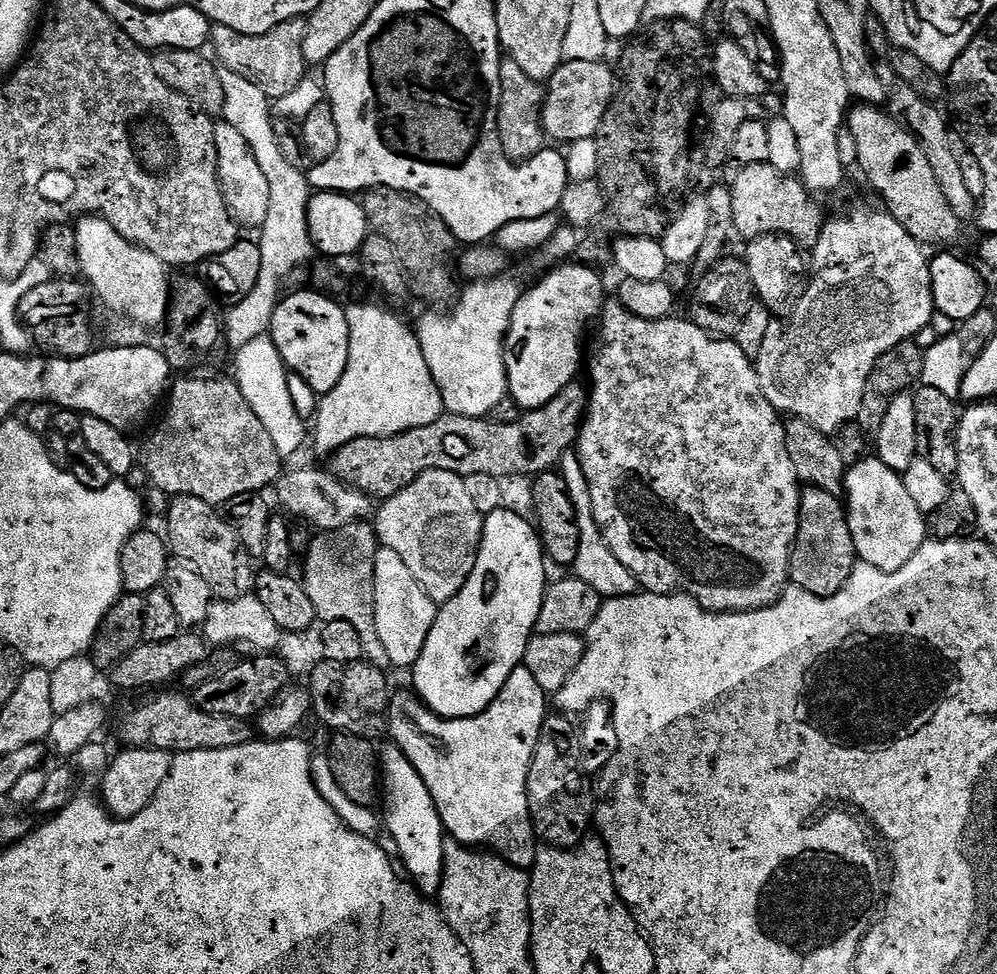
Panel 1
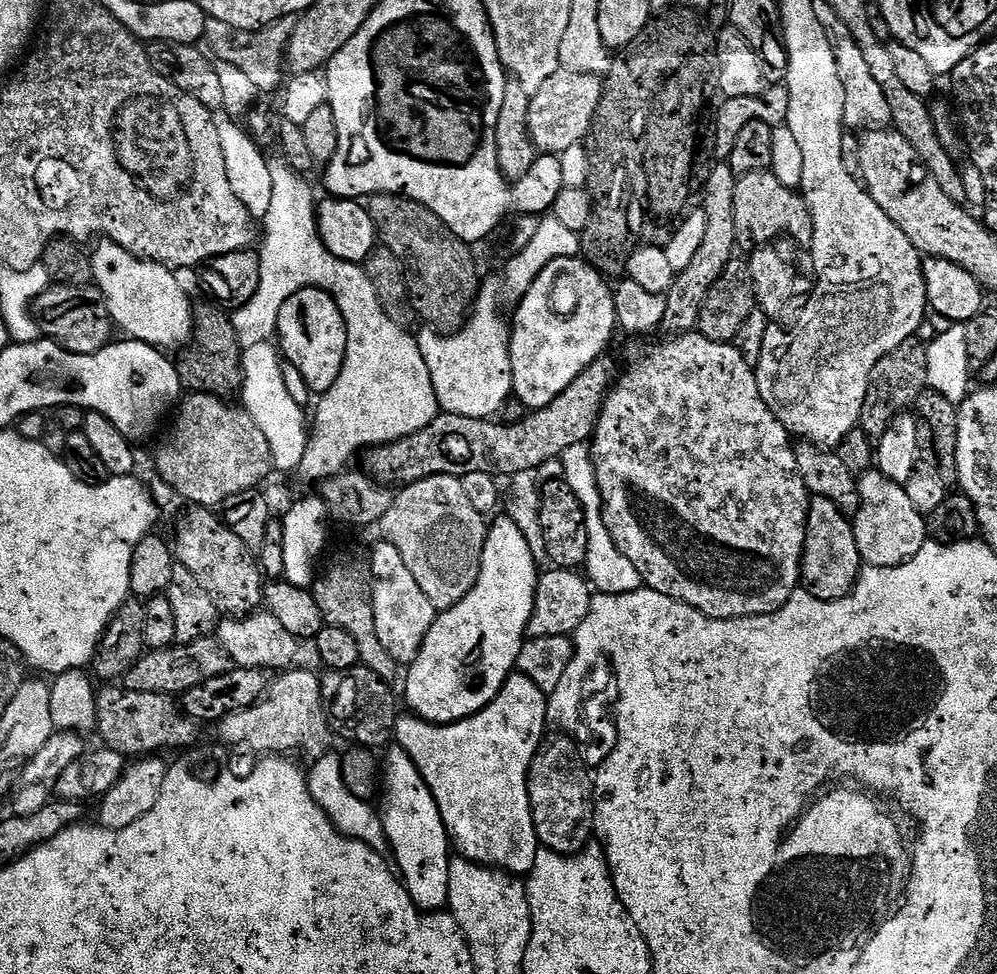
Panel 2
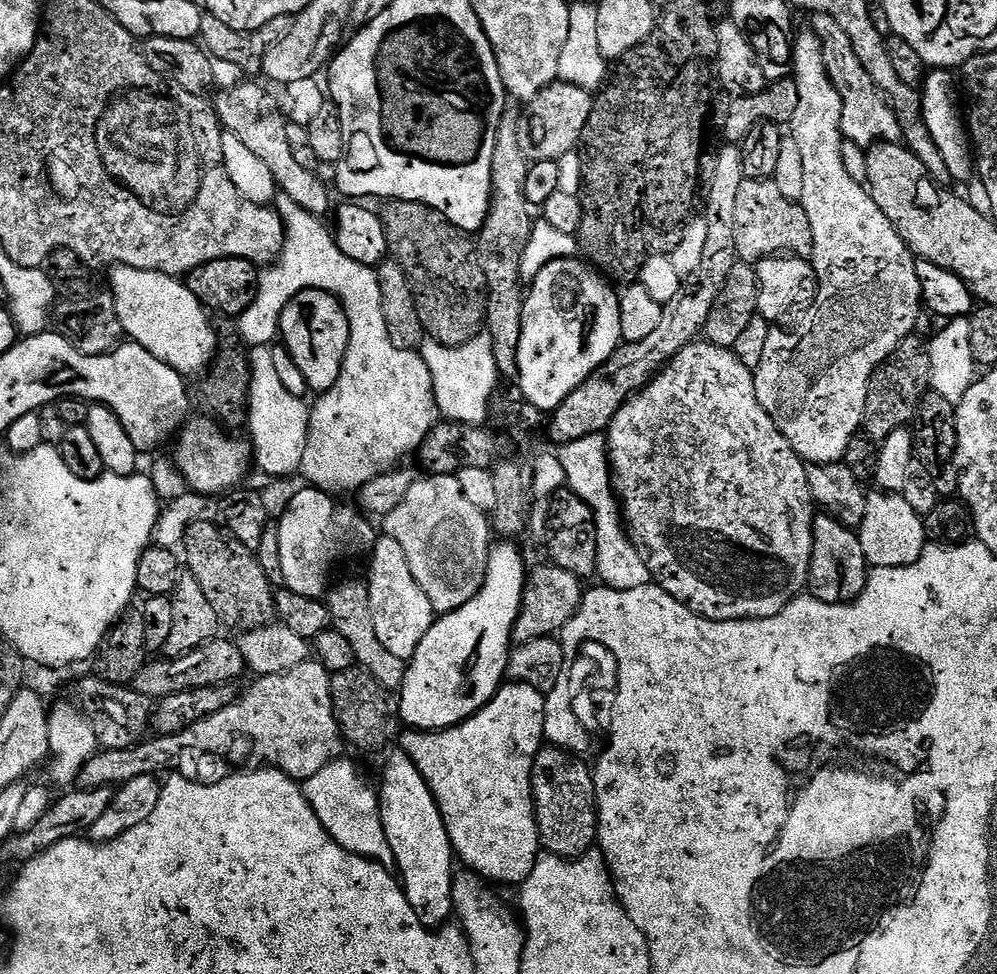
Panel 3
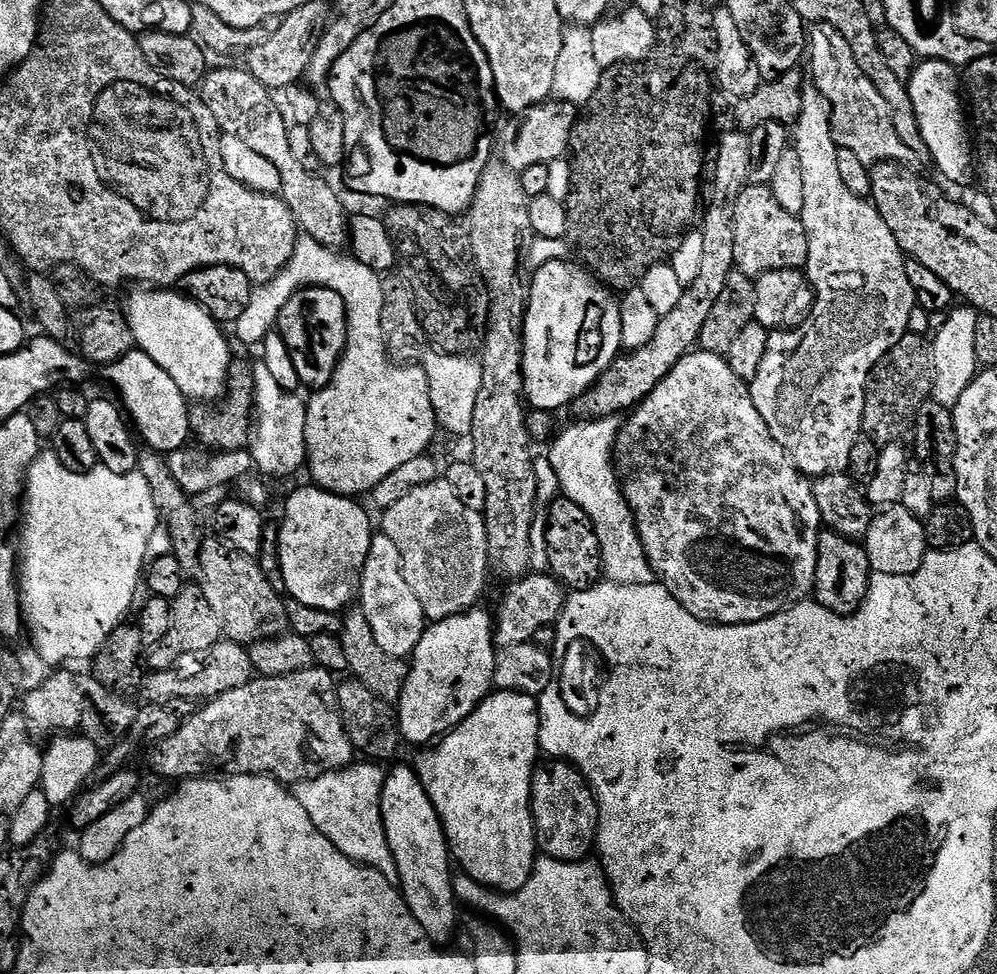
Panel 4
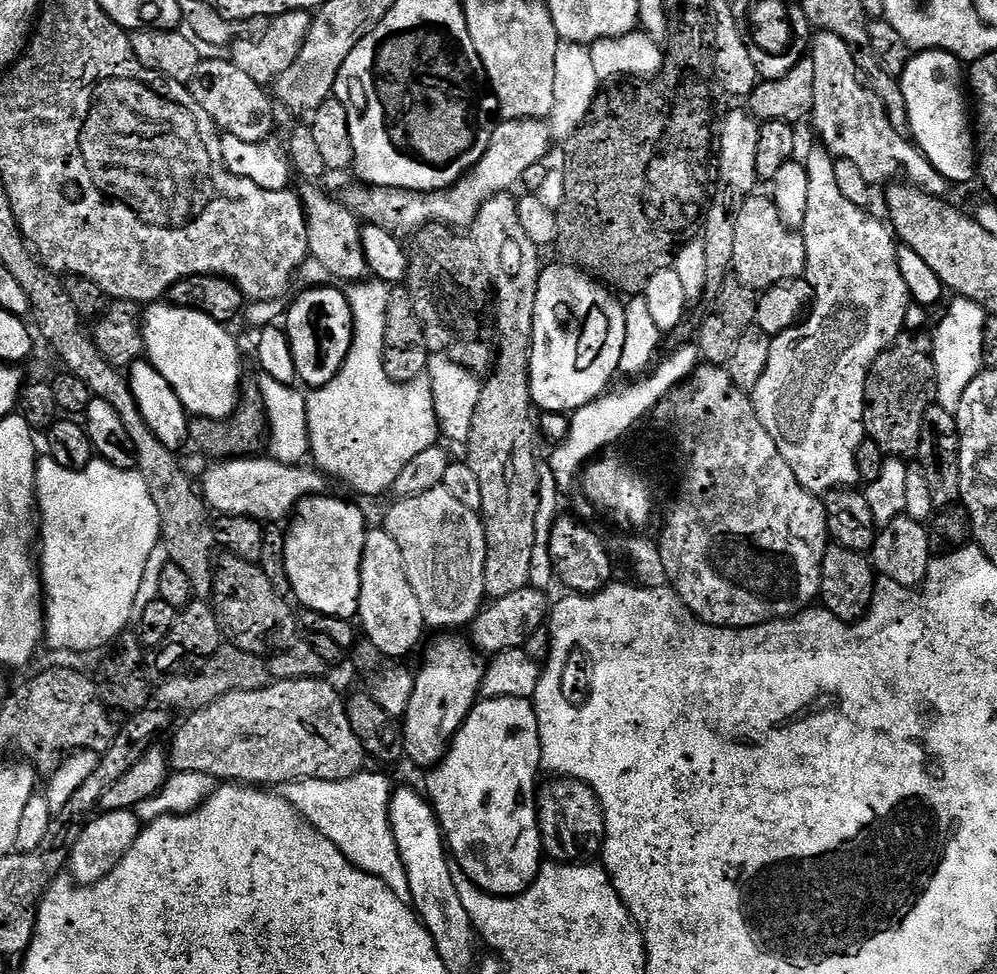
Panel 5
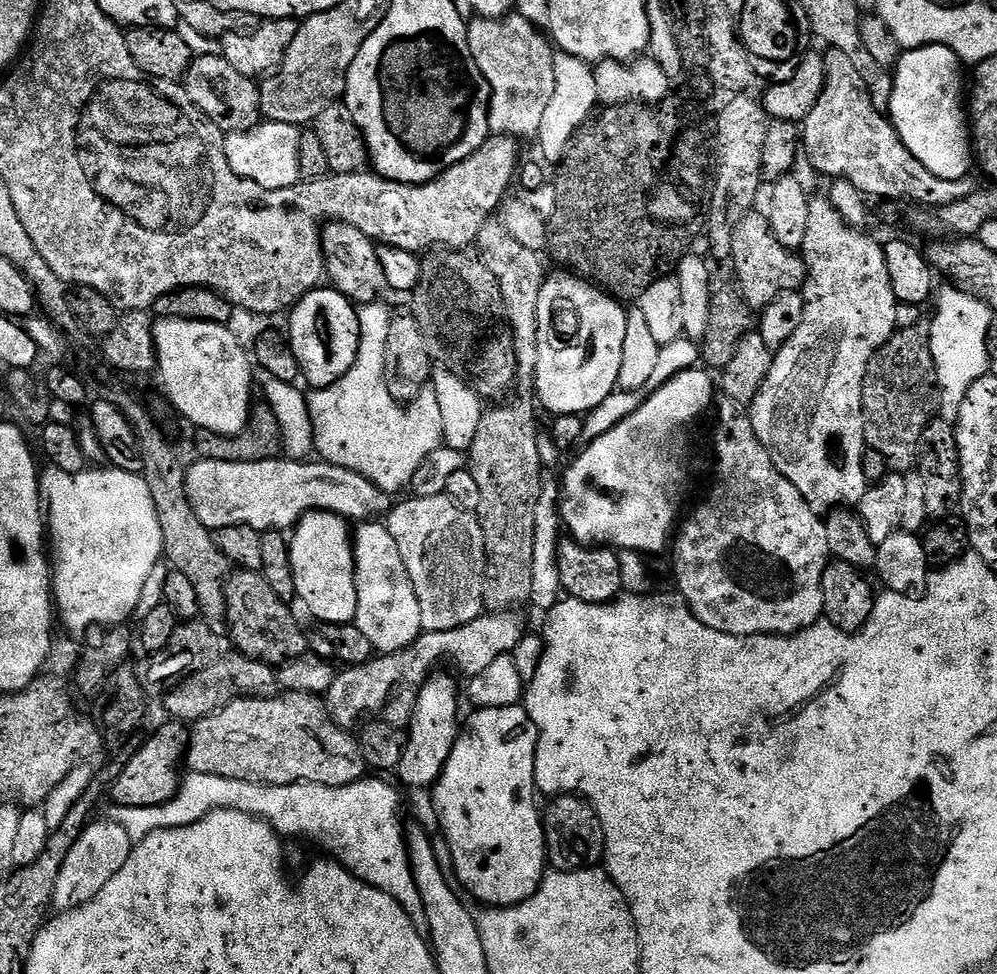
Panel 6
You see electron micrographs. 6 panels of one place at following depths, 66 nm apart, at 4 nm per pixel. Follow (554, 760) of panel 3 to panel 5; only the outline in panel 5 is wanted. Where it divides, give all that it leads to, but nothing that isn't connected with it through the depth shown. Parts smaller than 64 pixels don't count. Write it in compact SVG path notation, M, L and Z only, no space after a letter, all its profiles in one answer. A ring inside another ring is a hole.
M567 778L549 779L549 784L539 789L536 797L536 819L540 822L540 842L542 852L549 861L562 864L579 864L591 861L601 855L604 847L604 812L600 808L600 800L594 794L594 790L581 780L569 780Z

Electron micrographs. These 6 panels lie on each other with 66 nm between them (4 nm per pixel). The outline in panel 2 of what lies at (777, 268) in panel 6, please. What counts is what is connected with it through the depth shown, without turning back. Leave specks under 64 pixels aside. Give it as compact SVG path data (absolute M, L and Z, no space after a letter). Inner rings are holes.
M770 170L751 172L737 179L734 222L737 233L741 237L749 236L756 246L776 242L781 238L791 238L800 246L808 246L812 242L812 215L803 195L795 188L784 186Z

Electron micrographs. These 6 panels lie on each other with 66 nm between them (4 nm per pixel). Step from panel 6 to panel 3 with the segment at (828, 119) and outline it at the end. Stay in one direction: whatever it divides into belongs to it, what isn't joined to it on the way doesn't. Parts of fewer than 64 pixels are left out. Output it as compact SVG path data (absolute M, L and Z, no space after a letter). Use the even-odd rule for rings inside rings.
M815 14L811 19L811 31L815 32L816 37L822 42L822 54L828 77L834 82L842 98L841 137L865 150L871 148L873 144L888 142L899 137L898 118L876 87L876 83L870 78L870 74L866 74L866 70L858 62L858 54L854 54L854 46L850 46L850 38L846 38L846 30L842 30L842 26L838 26L838 22L830 18L830 14Z

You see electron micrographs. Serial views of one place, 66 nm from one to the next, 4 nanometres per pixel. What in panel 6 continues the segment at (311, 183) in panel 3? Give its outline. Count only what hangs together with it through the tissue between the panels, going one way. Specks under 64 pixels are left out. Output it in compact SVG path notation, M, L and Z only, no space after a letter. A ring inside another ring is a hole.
M197 55L188 67L188 73L184 75L182 87L194 106L198 106L200 113L214 121L221 132L246 132L249 128L255 128L262 120L257 81L251 76L238 74L238 70L234 70L234 66L230 66L223 55L215 55ZM339 222L325 223L320 234L320 249L324 252L324 266L331 287L353 304L377 303L383 297L380 295L389 291L386 270L382 270L377 245L362 234L362 230Z

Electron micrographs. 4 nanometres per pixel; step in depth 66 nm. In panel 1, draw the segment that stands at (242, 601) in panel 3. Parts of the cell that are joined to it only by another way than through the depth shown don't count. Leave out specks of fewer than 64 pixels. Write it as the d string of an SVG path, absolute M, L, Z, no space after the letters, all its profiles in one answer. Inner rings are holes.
M193 496L175 497L168 505L166 543L177 561L190 564L206 578L213 597L221 600L242 598L254 588L254 558L242 546L238 534L210 502Z

